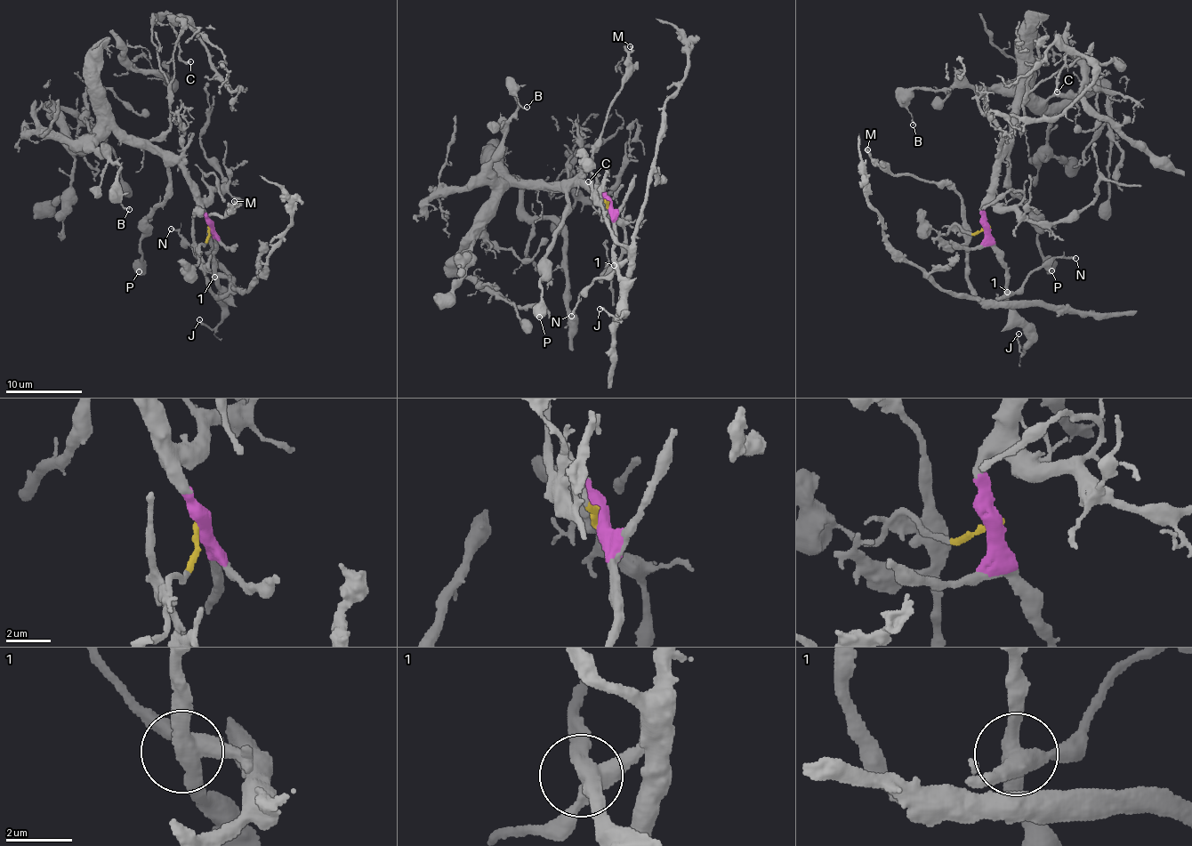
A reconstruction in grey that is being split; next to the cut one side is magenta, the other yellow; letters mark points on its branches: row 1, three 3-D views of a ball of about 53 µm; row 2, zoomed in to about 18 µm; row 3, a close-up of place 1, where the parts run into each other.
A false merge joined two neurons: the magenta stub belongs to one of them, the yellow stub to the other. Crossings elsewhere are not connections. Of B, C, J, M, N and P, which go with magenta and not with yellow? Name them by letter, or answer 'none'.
B, C, J, P

